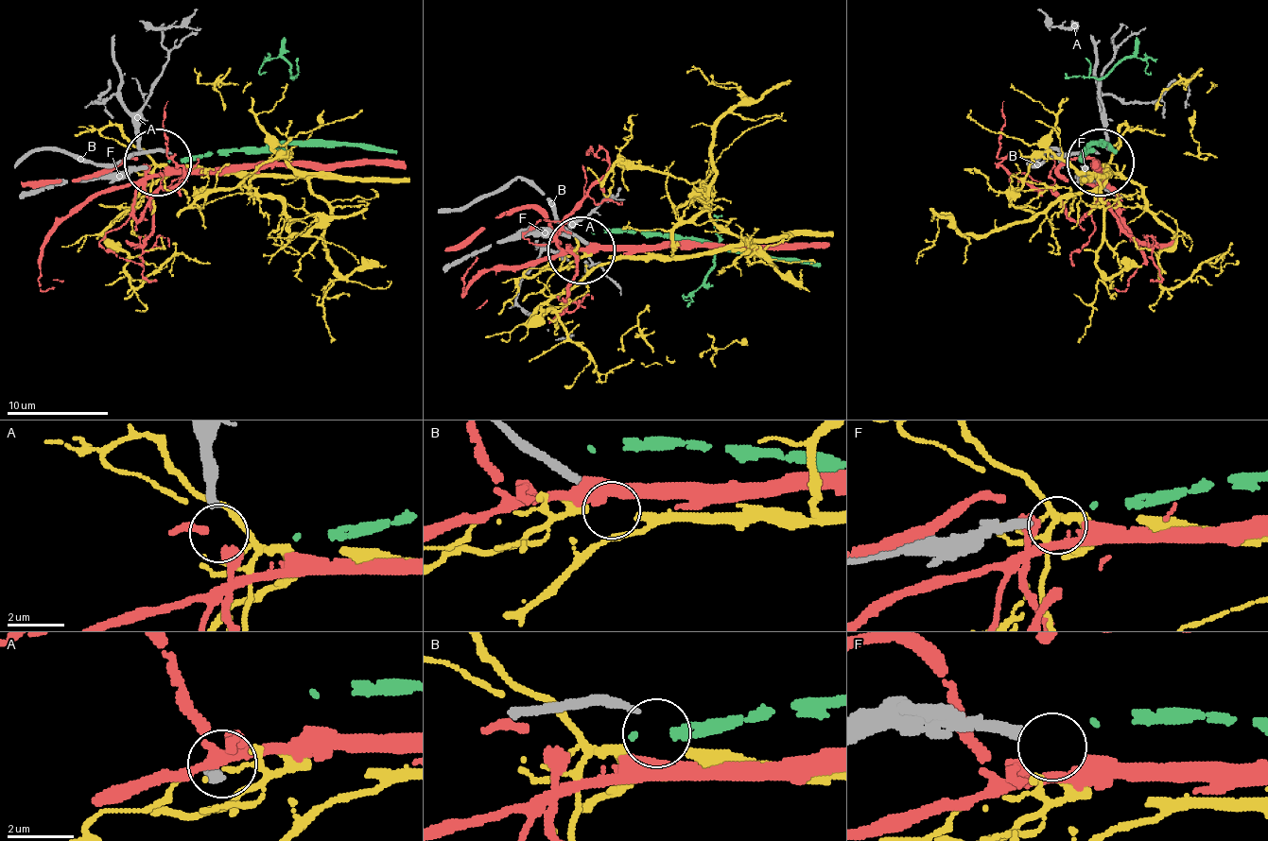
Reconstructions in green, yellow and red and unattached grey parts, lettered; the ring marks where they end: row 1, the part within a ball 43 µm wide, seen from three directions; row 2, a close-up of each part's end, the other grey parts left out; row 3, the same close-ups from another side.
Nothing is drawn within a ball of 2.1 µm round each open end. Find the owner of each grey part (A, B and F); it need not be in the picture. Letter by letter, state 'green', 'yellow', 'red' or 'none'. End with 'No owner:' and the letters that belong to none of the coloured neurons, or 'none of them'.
A: red
B: none
F: yellow
No owner: B

